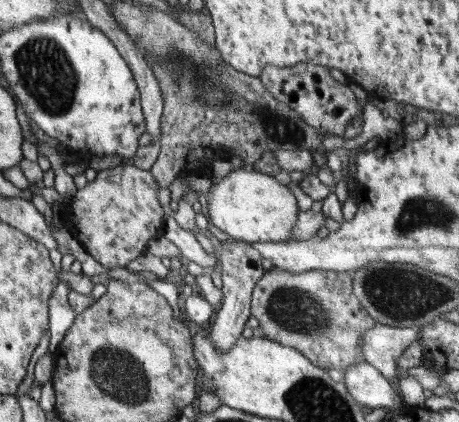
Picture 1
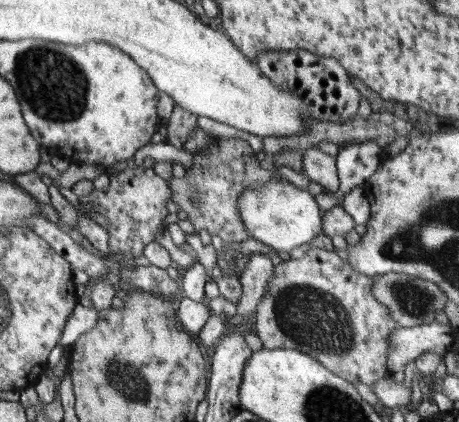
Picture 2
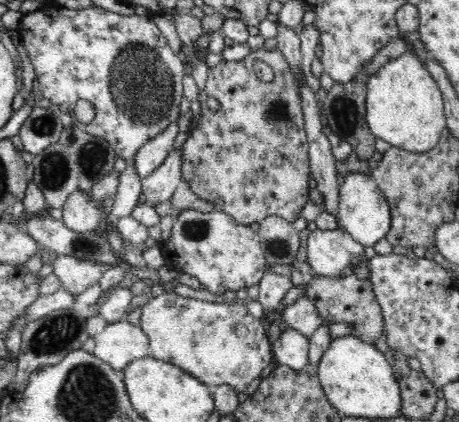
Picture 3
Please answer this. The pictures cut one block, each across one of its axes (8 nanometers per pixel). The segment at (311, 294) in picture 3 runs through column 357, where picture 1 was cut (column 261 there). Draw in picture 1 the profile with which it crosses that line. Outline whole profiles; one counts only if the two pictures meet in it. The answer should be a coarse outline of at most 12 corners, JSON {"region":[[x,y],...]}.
{"region":[[269,268],[251,290],[259,338],[319,370],[361,364],[375,326],[351,274]]}

